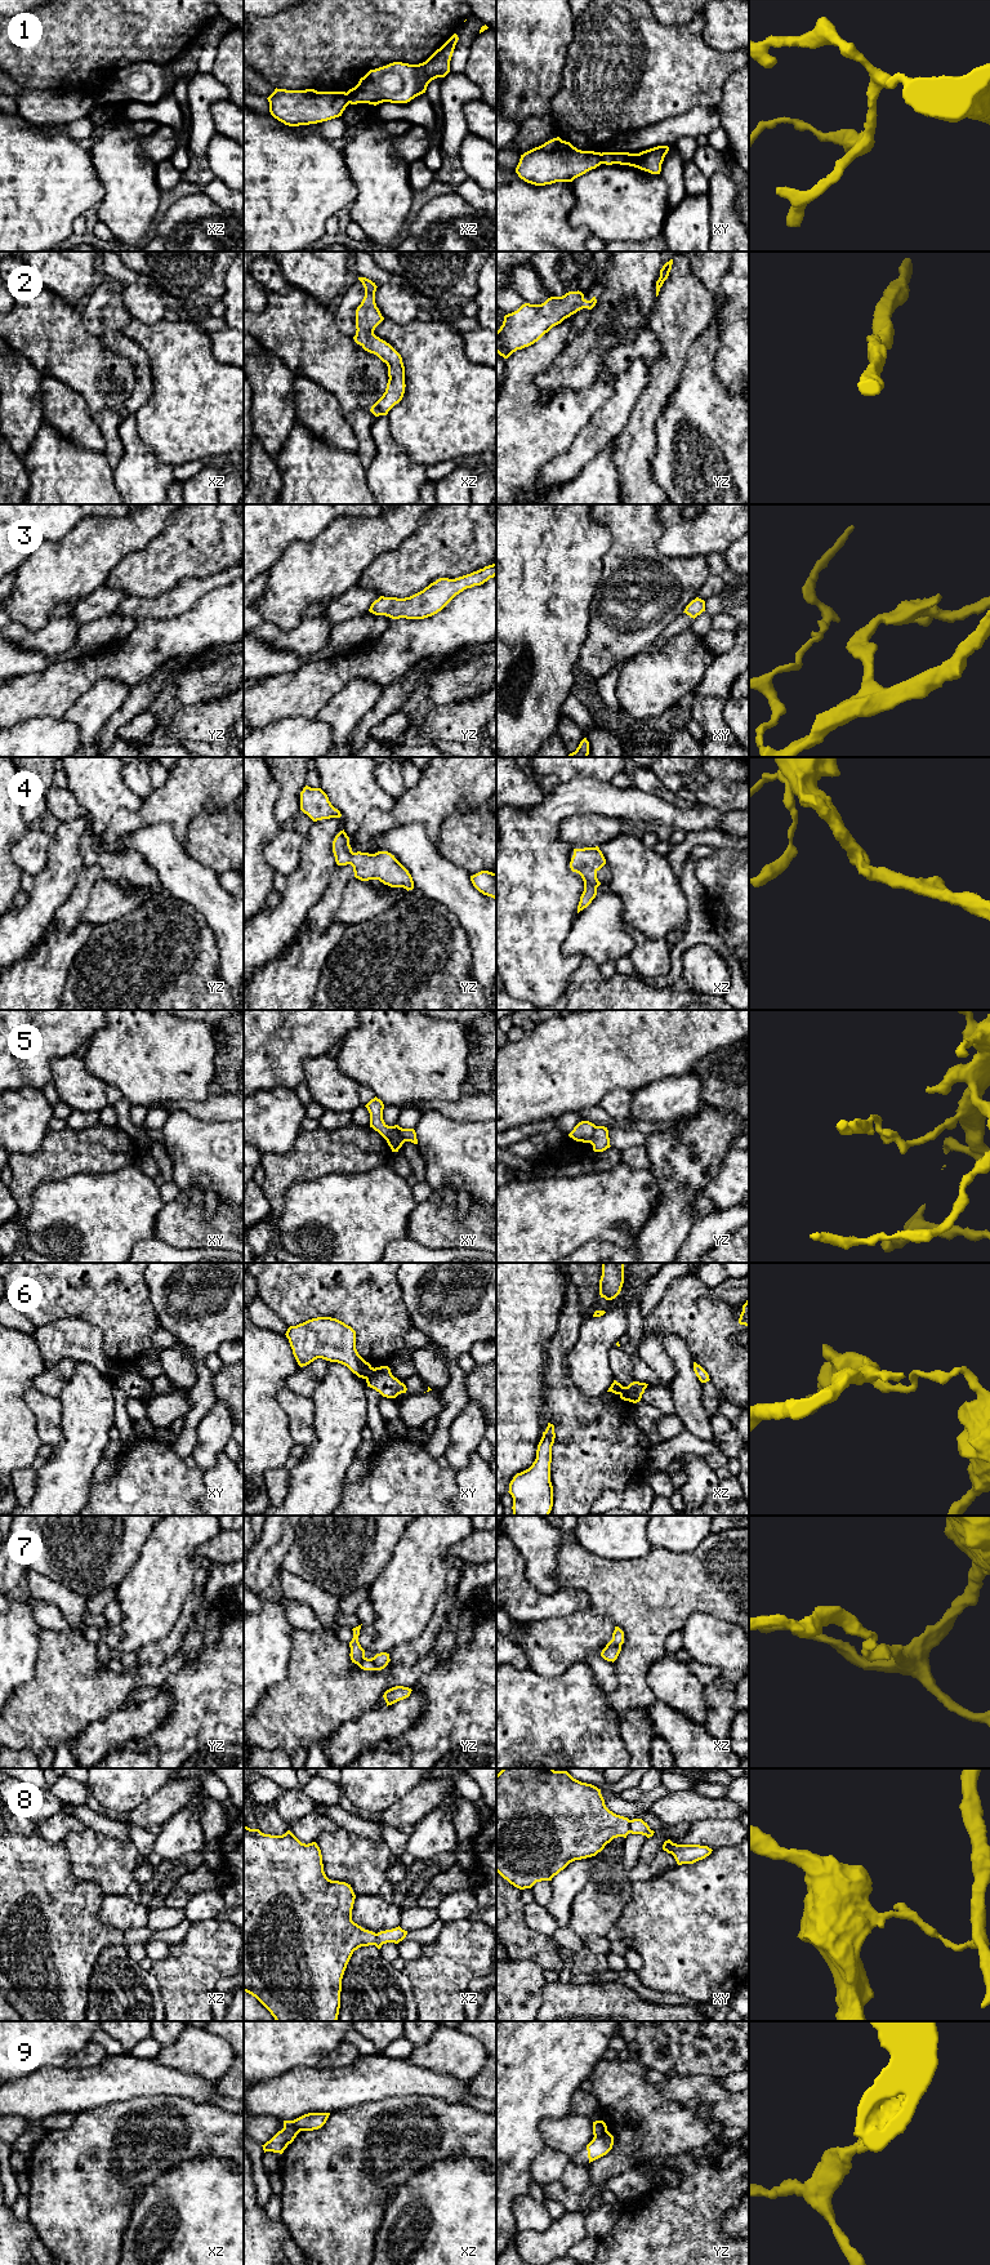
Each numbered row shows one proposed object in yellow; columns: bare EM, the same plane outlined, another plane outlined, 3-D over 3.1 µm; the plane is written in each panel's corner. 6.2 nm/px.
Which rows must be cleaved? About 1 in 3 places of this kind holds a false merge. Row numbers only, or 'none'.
1, 5, 6, 8, 9

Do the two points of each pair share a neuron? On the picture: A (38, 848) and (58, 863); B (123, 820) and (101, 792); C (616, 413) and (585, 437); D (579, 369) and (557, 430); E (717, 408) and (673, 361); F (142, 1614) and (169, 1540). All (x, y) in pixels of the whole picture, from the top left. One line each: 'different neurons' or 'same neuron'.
A: different neurons
B: different neurons
C: same neuron
D: different neurons
E: different neurons
F: same neuron

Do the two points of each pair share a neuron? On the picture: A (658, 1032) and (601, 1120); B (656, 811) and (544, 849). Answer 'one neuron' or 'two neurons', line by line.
A: two neurons
B: one neuron

